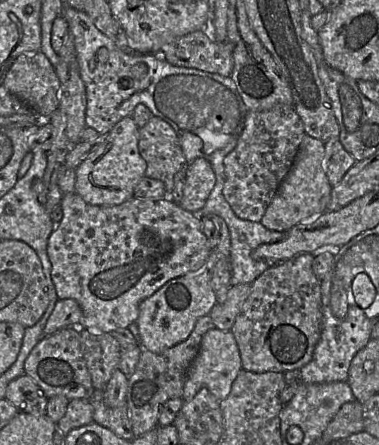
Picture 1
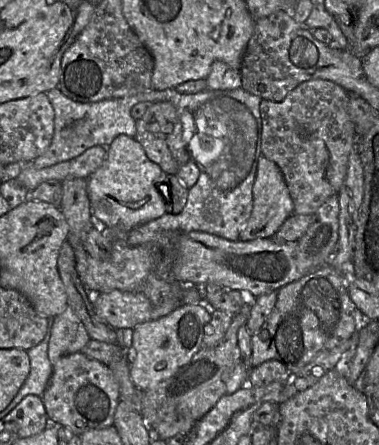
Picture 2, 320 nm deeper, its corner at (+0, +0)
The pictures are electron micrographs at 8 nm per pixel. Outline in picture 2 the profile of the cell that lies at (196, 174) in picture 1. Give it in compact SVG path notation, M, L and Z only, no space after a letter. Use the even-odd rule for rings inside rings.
M125 134L117 136L107 147L102 166L88 179L88 197L92 217L107 232L129 232L133 228L155 220L166 213L169 189L165 187L167 174L146 155L136 138Z

